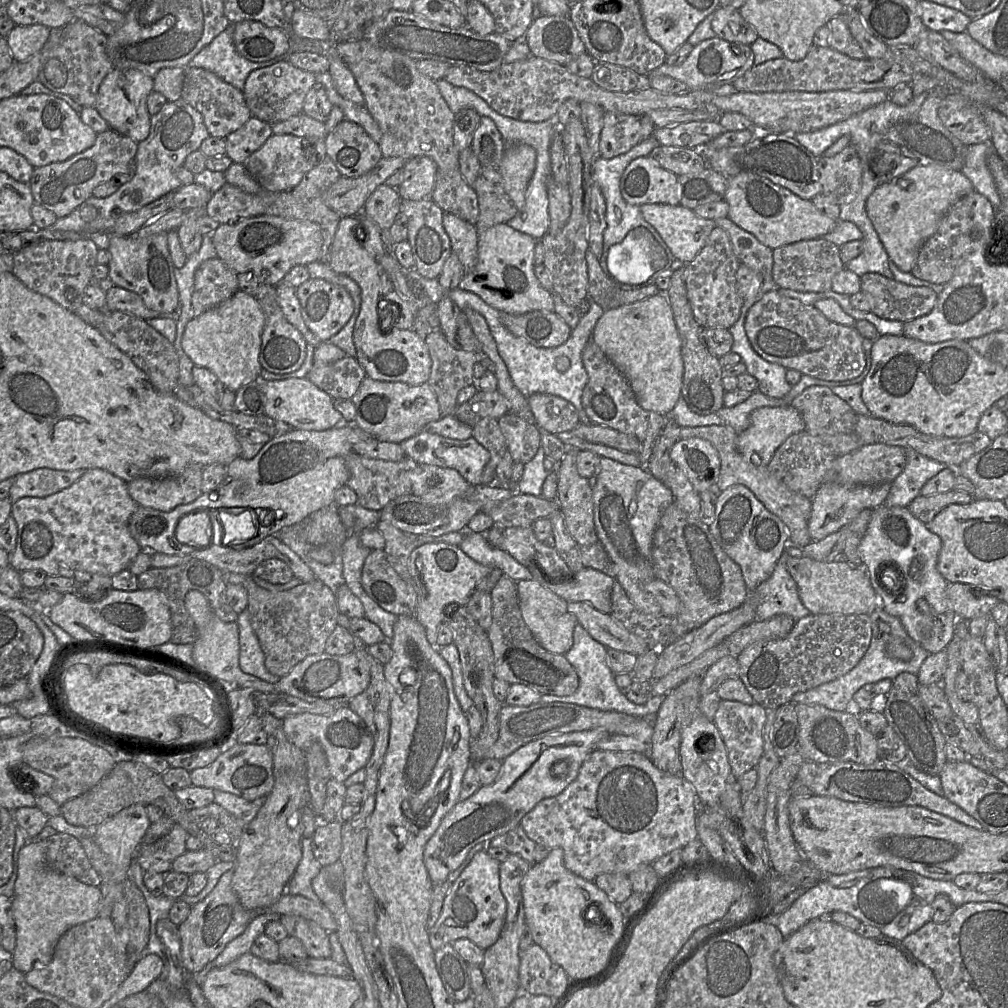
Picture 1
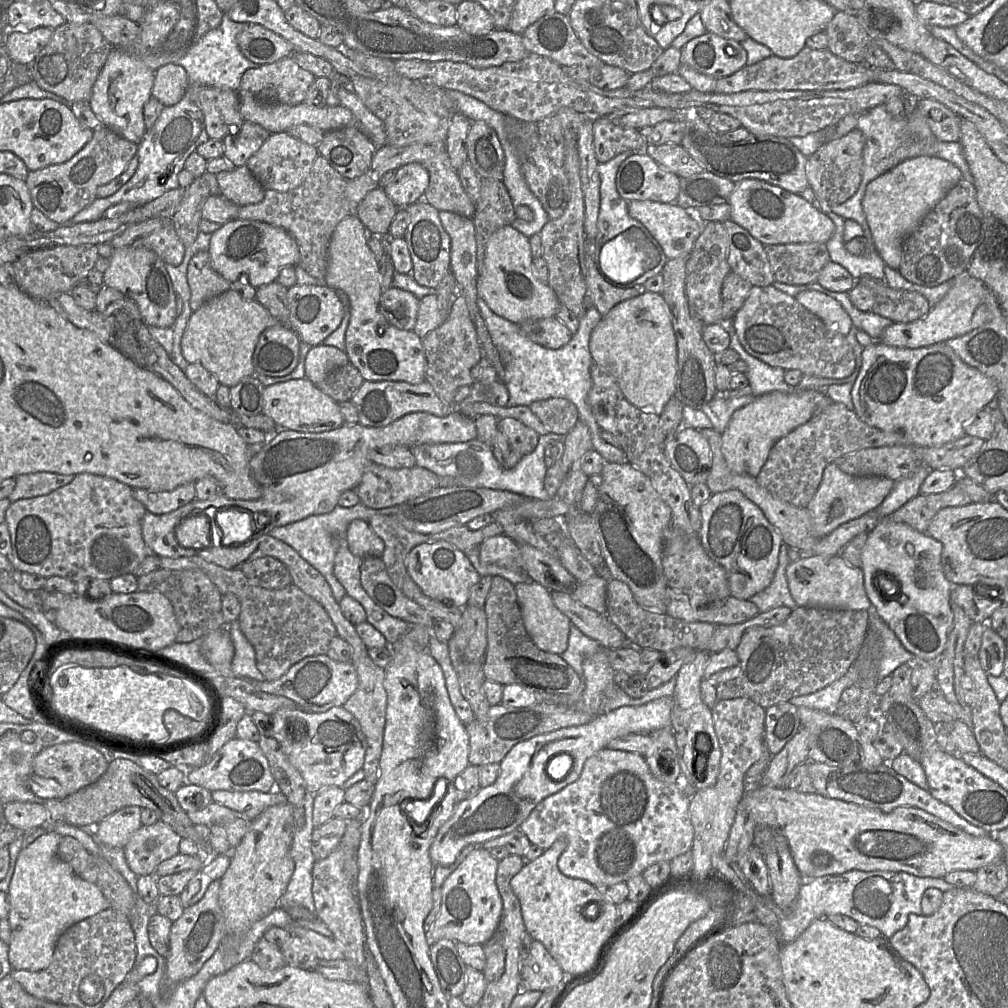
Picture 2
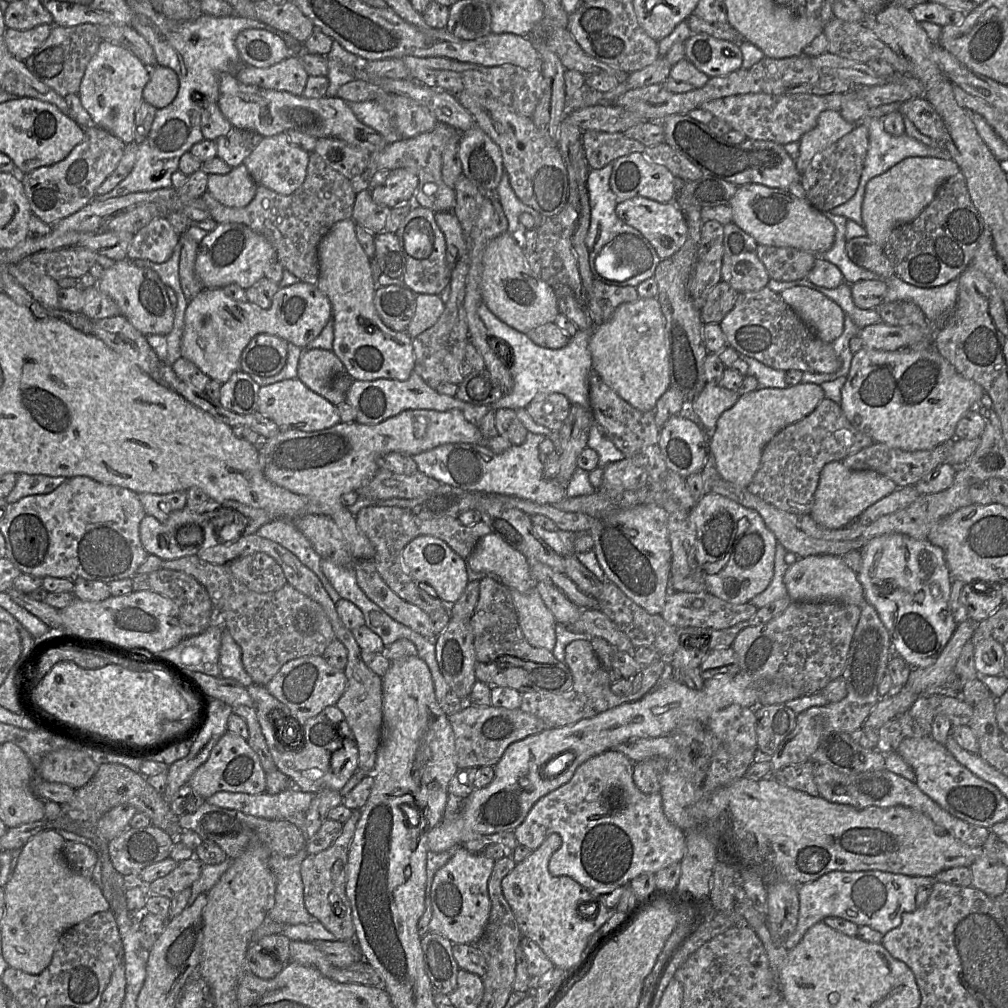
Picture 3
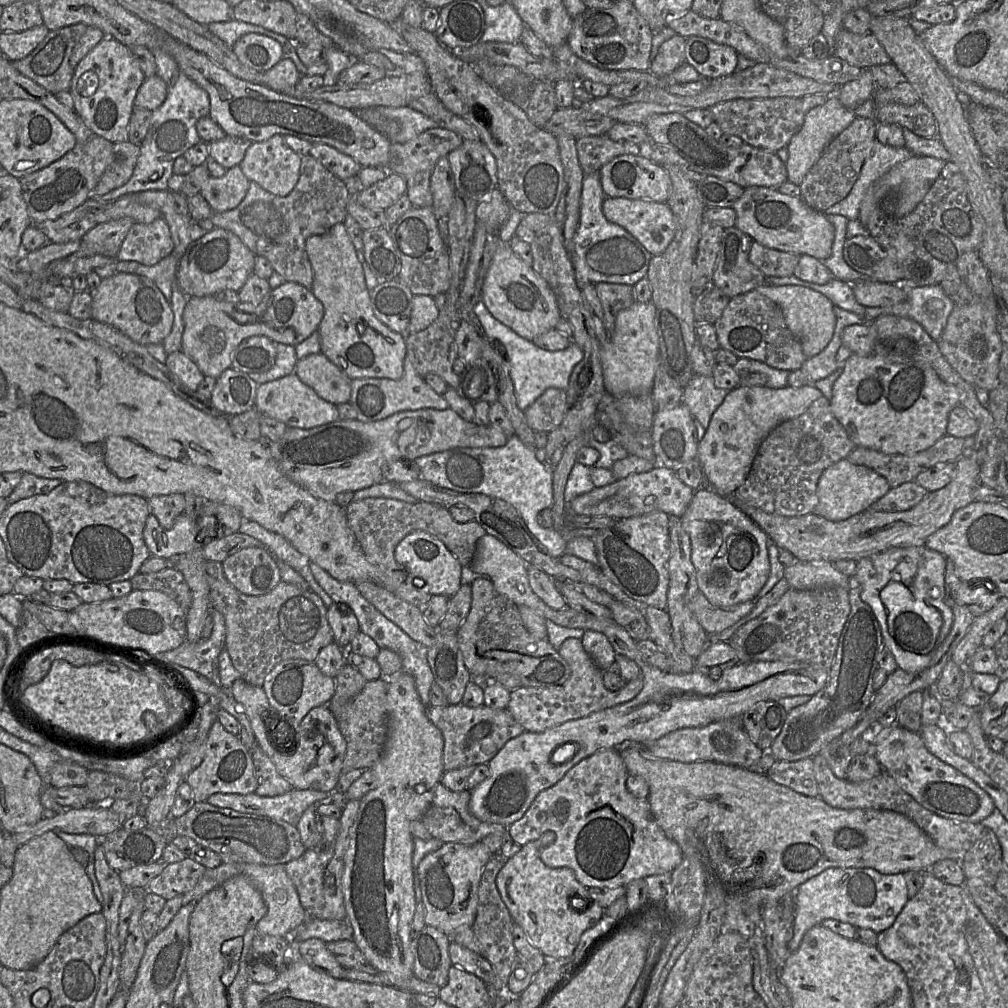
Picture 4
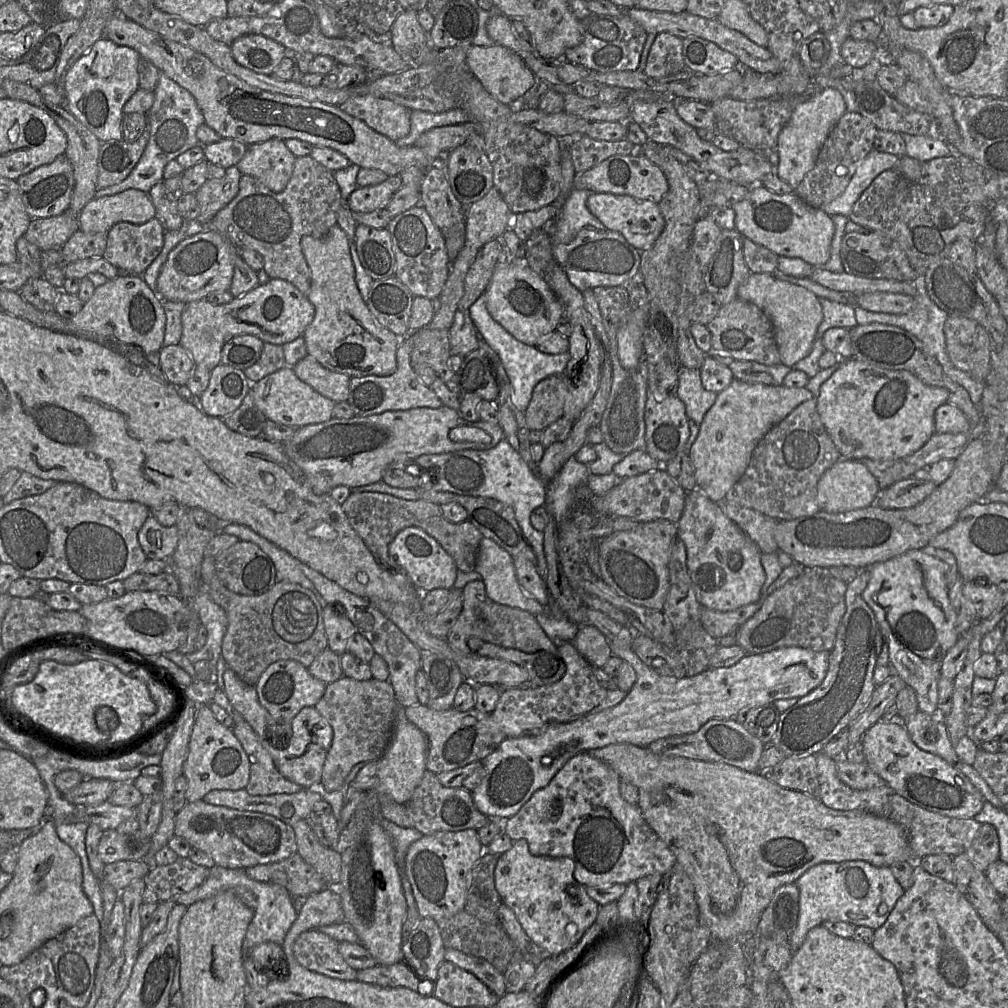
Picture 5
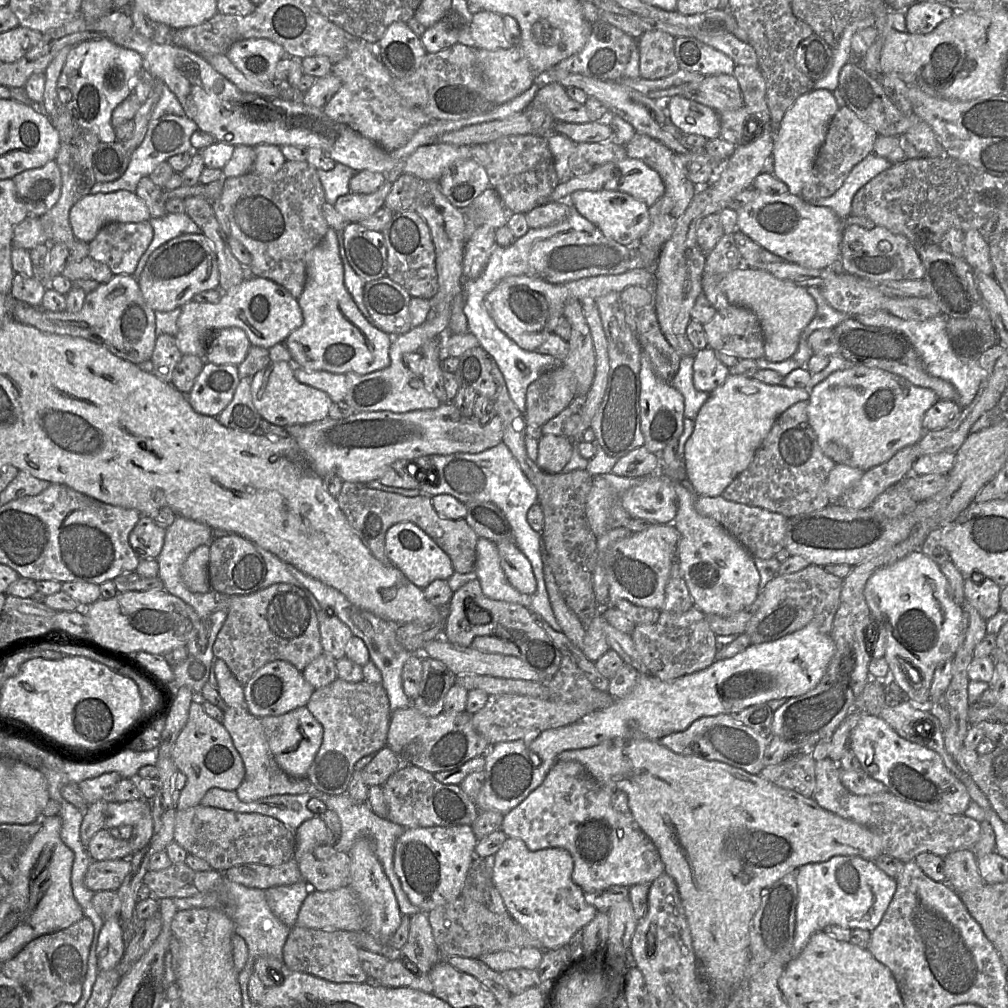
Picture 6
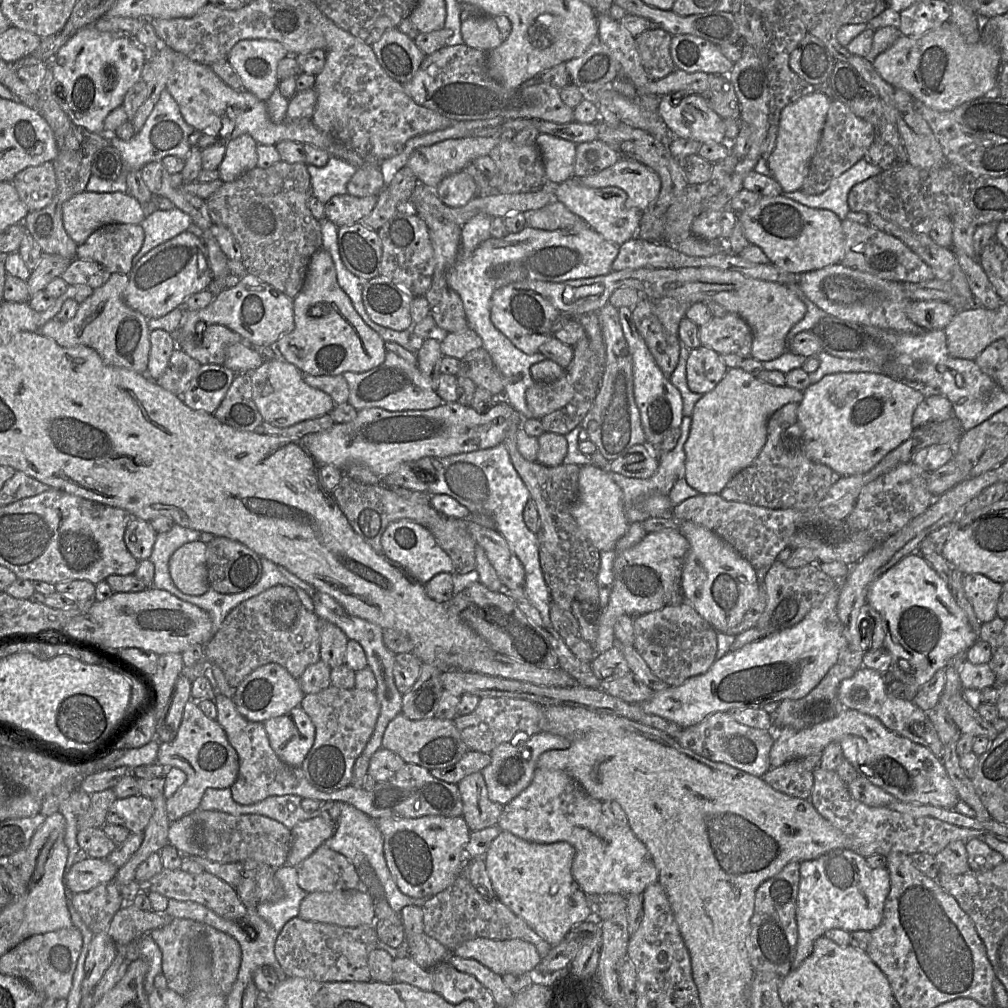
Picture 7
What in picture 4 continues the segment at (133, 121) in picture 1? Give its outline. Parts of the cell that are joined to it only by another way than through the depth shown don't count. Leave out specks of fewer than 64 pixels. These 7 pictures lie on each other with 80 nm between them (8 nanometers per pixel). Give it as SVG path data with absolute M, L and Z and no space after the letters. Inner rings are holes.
M105 36L75 67L68 90L73 97L73 110L95 134L112 143L127 142L134 99L145 79L130 49Z

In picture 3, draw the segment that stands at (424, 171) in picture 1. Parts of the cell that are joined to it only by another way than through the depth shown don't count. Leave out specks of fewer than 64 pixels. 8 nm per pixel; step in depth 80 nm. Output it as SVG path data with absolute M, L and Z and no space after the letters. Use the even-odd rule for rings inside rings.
M404 169L390 171L385 182L370 189L374 202L394 208L404 203L413 202L413 196L419 183L415 172Z

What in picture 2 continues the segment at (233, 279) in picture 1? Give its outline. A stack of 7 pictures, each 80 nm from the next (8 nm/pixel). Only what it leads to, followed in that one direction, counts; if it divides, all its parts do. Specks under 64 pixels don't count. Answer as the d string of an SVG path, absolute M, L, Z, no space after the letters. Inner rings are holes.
M203 251L197 252L189 261L187 281L192 312L210 299L230 290L232 284L212 268L208 252Z

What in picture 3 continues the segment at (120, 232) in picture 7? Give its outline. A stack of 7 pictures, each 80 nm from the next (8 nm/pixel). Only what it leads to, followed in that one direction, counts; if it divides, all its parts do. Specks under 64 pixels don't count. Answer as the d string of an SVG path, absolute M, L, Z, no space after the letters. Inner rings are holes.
M166 216L158 217L134 234L128 247L127 258L154 263L165 262L171 257L178 242L179 235Z

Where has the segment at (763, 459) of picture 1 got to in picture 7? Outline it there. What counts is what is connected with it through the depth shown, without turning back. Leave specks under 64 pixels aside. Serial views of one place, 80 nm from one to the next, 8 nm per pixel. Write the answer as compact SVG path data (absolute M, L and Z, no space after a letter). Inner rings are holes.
M729 368L723 379L695 404L689 436L684 444L684 477L700 494L720 494L727 483L758 456L767 439L769 418L788 403L800 403L803 391L763 383L740 368Z

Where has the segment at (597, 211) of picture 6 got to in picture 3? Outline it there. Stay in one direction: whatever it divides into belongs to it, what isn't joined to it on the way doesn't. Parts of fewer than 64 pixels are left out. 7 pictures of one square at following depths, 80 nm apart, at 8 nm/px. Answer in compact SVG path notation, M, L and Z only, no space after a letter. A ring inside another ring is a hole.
M637 196L619 201L615 213L624 223L637 229L650 242L661 260L675 254L686 241L688 234L686 220L681 210L672 202L659 203Z

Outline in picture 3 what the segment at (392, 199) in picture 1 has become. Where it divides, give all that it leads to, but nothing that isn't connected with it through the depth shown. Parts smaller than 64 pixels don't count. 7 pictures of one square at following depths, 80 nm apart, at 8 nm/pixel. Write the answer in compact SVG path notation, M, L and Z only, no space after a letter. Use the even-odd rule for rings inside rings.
M370 189L356 194L352 219L374 235L385 229L391 208L373 201Z

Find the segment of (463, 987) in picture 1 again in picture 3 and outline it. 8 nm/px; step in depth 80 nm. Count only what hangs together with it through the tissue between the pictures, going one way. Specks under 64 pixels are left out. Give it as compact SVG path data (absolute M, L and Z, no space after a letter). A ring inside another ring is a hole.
M429 931L421 938L426 972L436 992L449 995L457 988L460 967L448 938Z

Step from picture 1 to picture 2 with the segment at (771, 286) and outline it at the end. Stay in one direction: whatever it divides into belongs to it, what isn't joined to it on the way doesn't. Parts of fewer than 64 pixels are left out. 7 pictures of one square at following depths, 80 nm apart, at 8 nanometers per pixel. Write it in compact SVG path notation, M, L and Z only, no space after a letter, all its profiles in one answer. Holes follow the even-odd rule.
M732 319L724 320L721 324L730 335L730 348L736 351L742 361L747 365L746 376L752 388L752 395L762 396L770 392L791 393L795 387L788 385L784 380L785 370L770 366L748 354L739 342Z

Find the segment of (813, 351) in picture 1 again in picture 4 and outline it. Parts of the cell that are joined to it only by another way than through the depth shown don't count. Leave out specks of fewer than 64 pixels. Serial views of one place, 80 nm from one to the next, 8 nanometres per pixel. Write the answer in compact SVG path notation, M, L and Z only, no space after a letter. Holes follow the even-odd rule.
M756 290L732 298L721 317L713 325L720 348L732 352L738 358L757 360L772 368L787 371L799 370L808 359L803 353L801 342L787 327L781 308Z

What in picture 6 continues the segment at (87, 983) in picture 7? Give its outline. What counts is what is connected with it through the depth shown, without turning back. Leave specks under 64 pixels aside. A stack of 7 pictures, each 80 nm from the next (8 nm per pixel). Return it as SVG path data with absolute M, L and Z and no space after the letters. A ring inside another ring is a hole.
M120 916L107 919L97 939L96 953L99 972L116 967L125 949Z

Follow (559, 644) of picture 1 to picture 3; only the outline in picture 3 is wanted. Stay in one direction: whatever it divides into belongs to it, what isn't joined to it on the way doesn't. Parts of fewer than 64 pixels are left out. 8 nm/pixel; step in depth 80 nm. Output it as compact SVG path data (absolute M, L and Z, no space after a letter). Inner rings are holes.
M535 586L526 592L513 589L511 597L526 640L535 647L553 651L556 643L557 621Z

